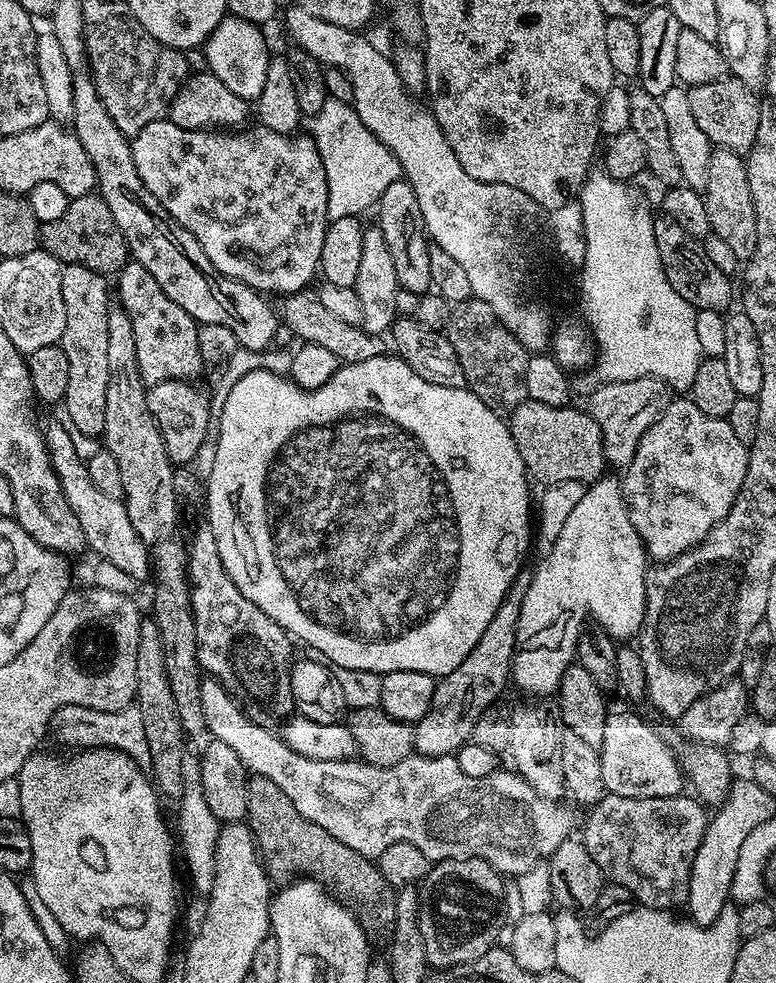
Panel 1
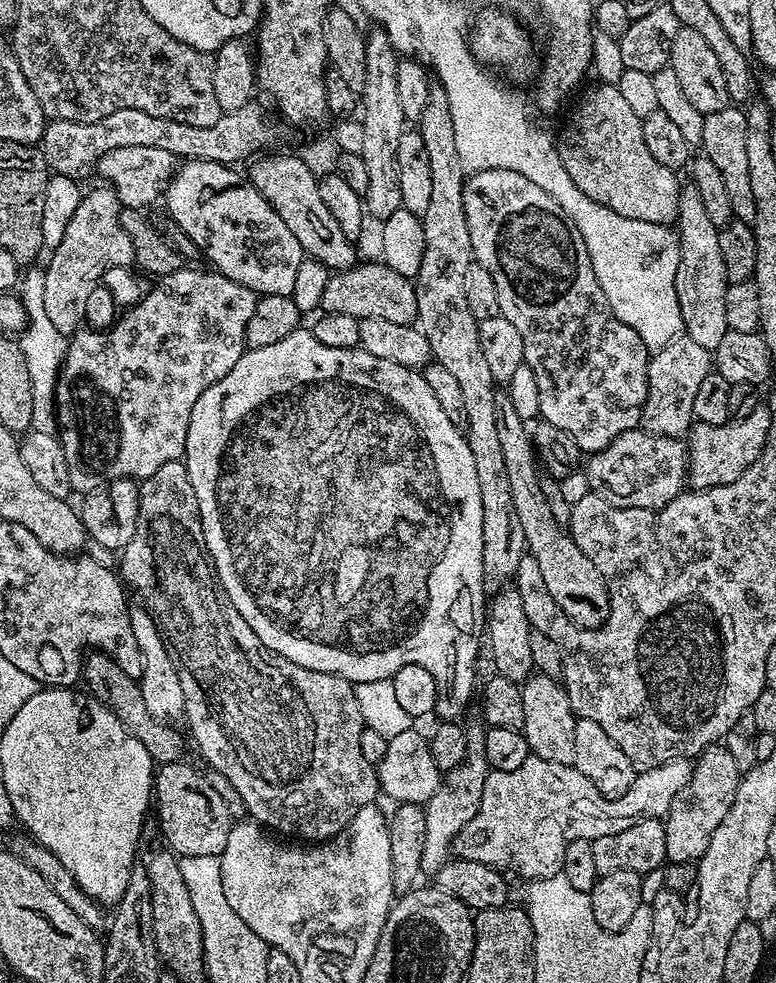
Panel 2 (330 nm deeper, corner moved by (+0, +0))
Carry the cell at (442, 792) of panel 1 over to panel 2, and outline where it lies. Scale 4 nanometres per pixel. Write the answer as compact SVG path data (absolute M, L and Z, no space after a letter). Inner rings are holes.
M529 754L518 770L489 771L478 814L453 837L451 855L457 860L482 862L491 868L517 872L528 882L559 876L570 842L597 840L643 820L667 817L674 794L690 782L692 766L691 759L667 760L662 766L641 771L619 800L607 800L575 766L546 762Z

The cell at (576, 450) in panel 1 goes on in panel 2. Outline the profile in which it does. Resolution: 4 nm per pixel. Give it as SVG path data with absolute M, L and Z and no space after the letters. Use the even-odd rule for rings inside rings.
M639 427L629 432L618 434L610 446L600 452L591 453L583 465L582 471L588 477L588 486L597 496L606 498L616 508L643 508L655 510L669 504L675 496L679 496L686 484L686 448L679 439L670 436L656 436Z

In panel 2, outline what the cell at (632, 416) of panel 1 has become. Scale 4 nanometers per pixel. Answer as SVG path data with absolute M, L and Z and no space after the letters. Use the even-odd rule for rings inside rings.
M686 334L677 335L664 347L655 349L648 361L648 389L642 409L643 431L656 436L683 437L694 423L692 411L698 386L713 364L709 349L698 346L698 342Z

